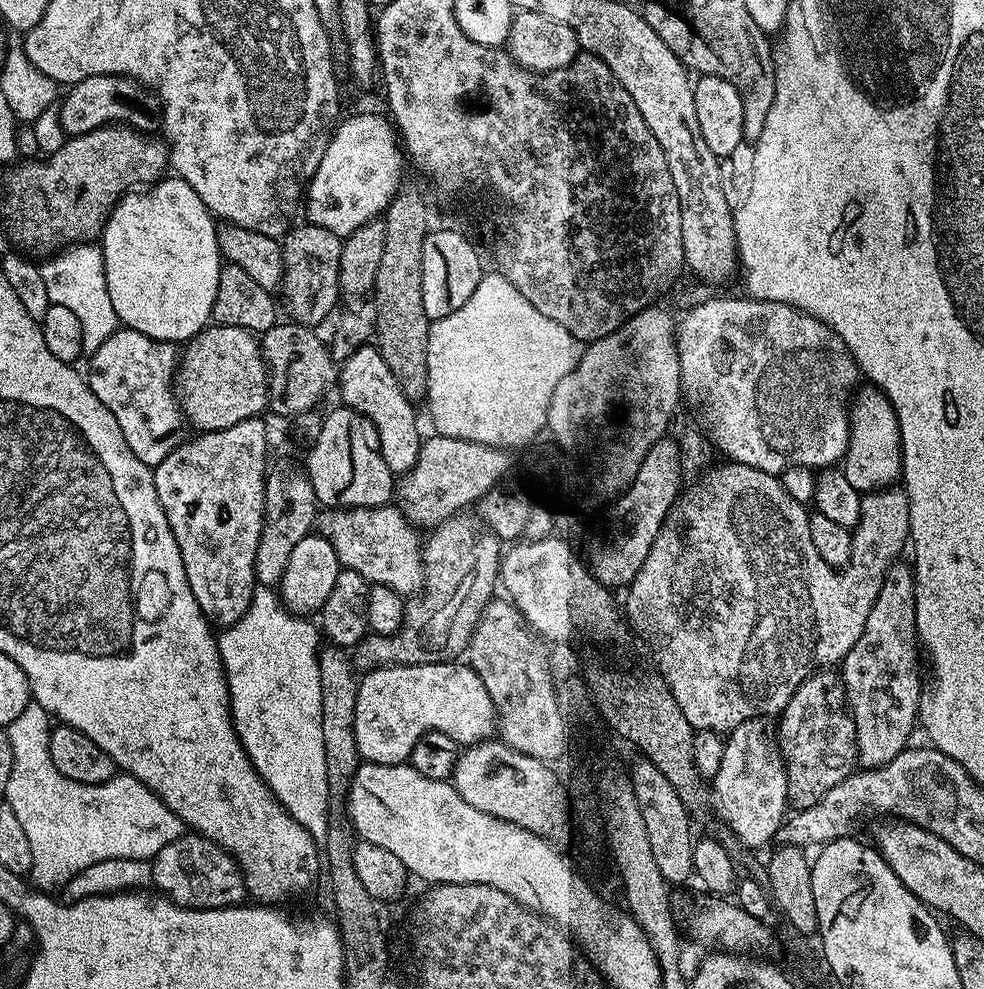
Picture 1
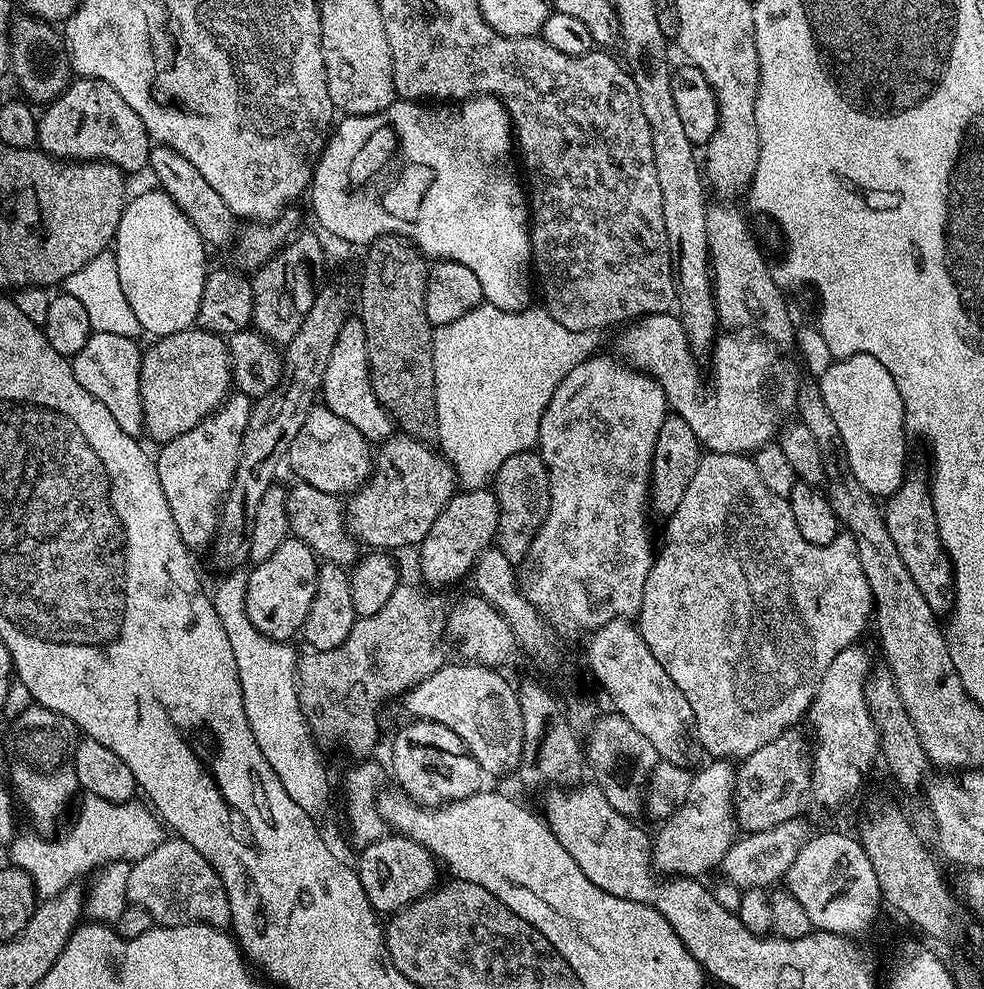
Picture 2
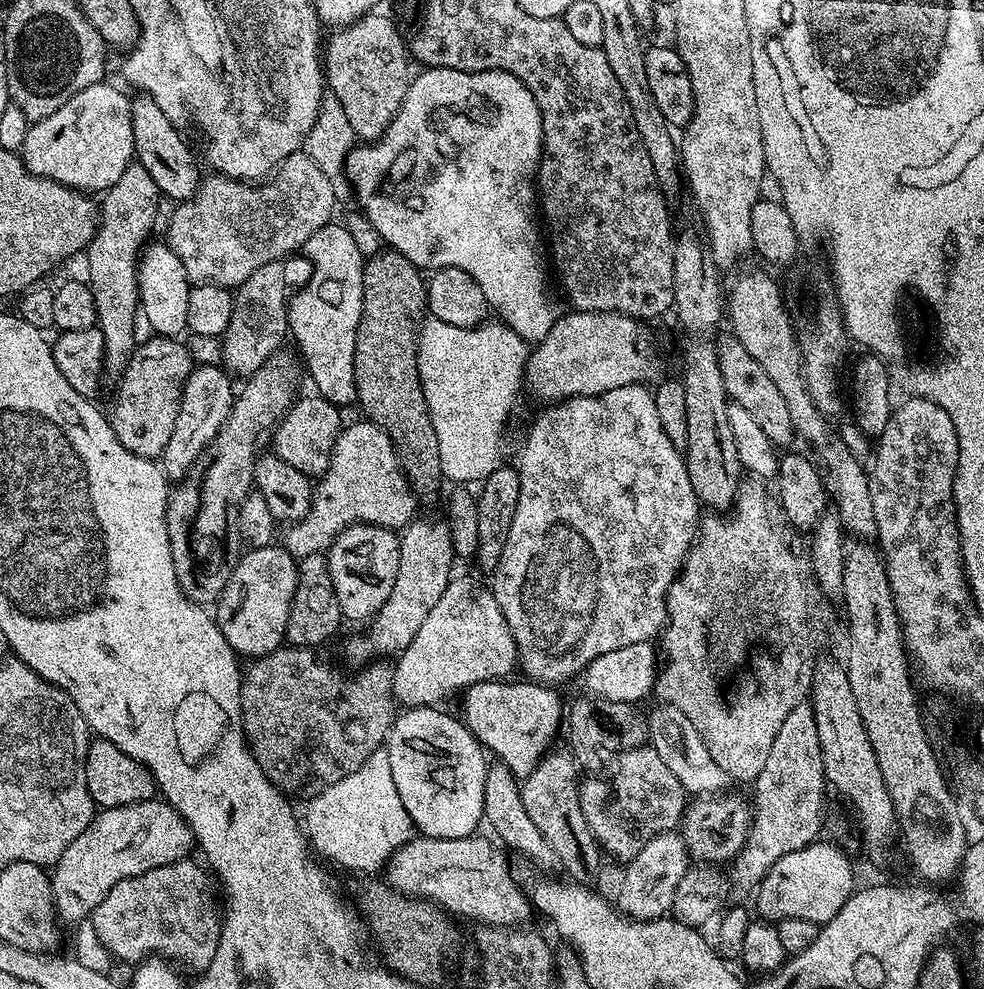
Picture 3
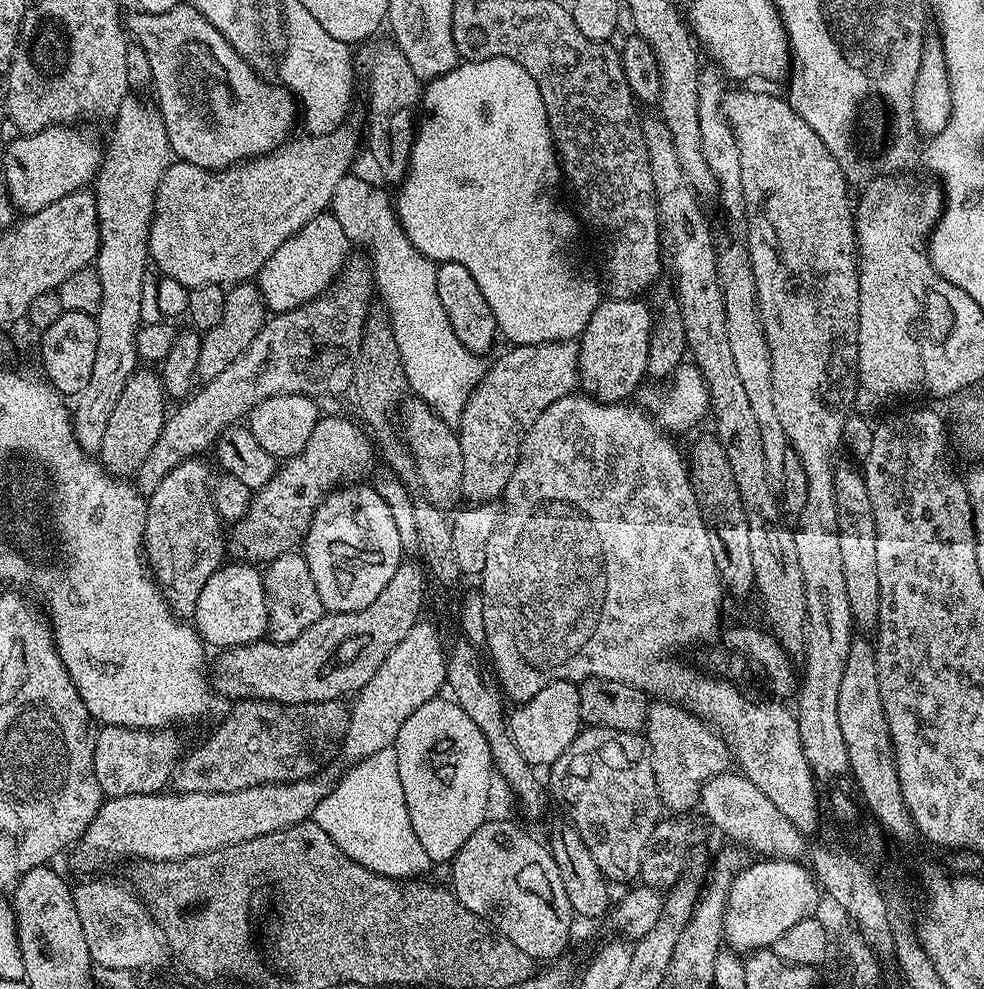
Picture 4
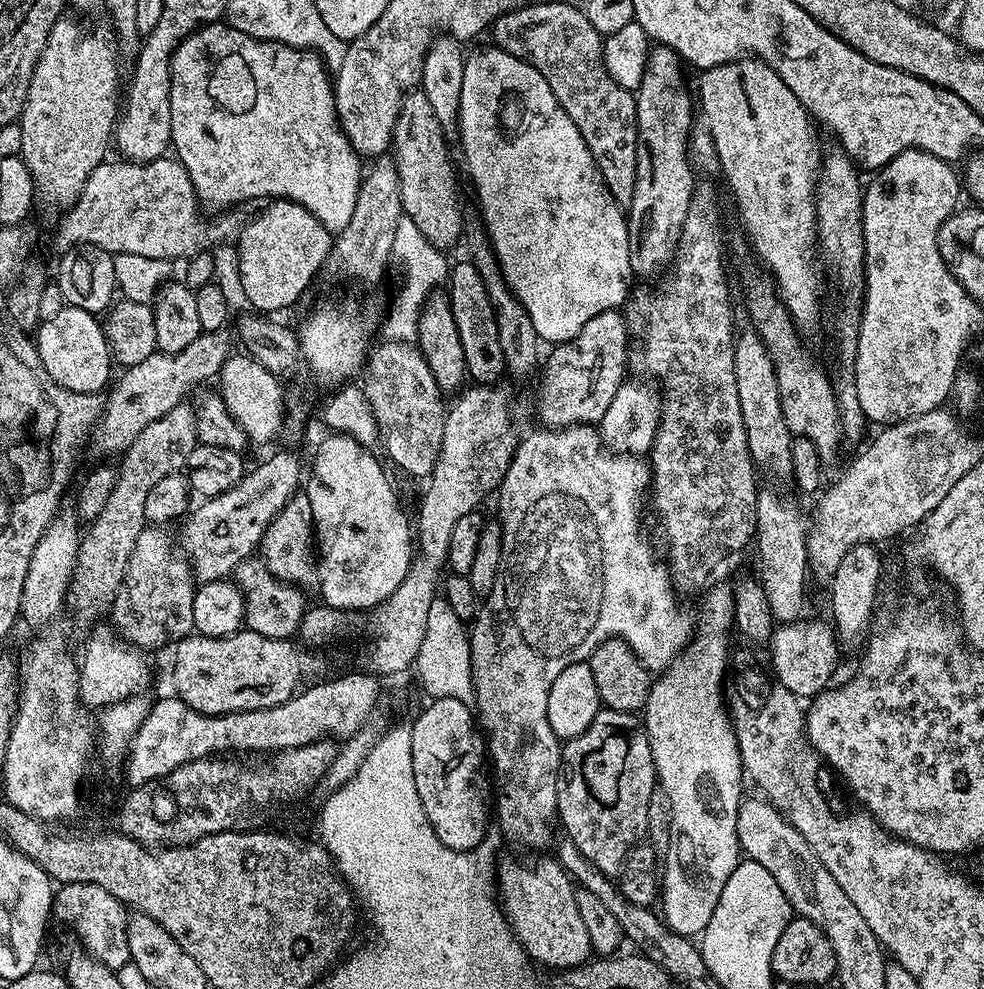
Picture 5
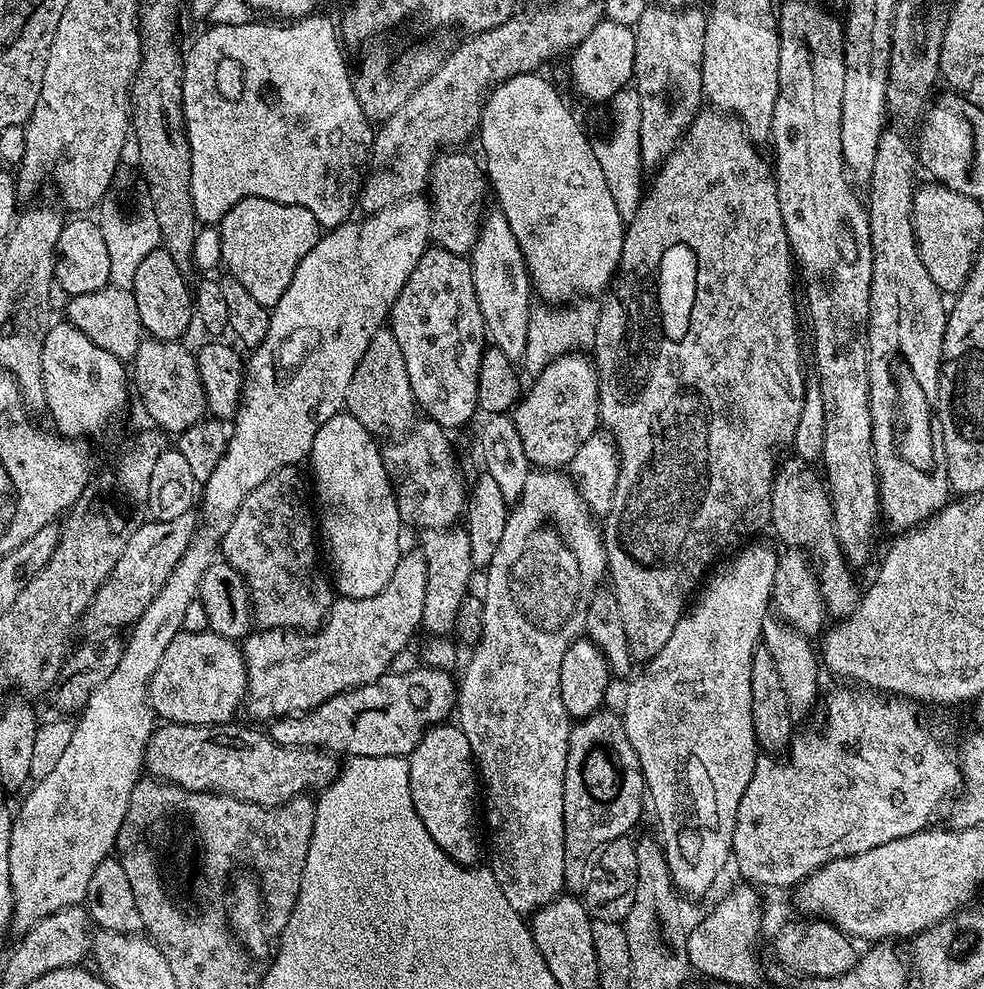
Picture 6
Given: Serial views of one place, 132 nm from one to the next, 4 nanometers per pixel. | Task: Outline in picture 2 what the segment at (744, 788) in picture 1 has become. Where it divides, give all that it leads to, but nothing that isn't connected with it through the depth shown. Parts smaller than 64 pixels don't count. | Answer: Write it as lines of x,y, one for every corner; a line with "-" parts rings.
716,758
699,773
693,775
690,782
690,791
686,794
686,802
676,808
675,814
668,817
659,825
660,833
655,833
652,845
652,863
657,873
665,877
691,876
704,878
704,875
721,865
723,856
738,839
738,825
734,811
734,785
736,783
737,769
728,765
727,759

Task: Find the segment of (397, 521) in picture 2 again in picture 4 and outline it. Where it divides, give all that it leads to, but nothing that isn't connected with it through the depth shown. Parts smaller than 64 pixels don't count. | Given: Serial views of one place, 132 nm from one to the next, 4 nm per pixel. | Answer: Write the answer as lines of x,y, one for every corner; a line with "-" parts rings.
321,415
320,420
314,426
314,434
310,434
310,442
306,442
306,446
300,453
291,456
277,467
270,482
266,482
266,486
259,488
253,495
244,515
231,525
231,528
233,527
232,534
230,530
226,548
231,555
232,552
236,555
233,557
237,561
247,562
253,566
264,566
269,560
293,551
303,541
304,535
308,533
308,527
314,518
314,510
318,510
324,497
341,486
351,485
369,475
370,469
373,467
374,444
369,433
359,423
356,424
344,416

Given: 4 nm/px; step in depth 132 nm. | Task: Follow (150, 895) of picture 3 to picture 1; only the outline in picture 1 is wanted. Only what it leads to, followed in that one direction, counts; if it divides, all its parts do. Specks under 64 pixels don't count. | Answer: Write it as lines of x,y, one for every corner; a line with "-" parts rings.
185,834
170,842
170,846
162,846
162,850
152,857
150,863
155,891
166,894
167,899
178,905
190,908
235,908
243,905
248,896
244,875
240,873
235,858
225,848
199,834

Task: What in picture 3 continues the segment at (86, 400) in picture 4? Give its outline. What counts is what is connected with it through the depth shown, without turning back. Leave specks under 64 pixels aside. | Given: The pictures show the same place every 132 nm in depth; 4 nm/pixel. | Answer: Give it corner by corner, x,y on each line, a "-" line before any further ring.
133,162
126,174
122,174
122,178
103,193
98,204
98,227
86,249
86,283
94,294
96,323
104,339
104,376
108,378
119,378
123,374
137,346
134,324
140,308
138,265
149,243
148,235
156,224
160,203
162,197
154,178
143,165

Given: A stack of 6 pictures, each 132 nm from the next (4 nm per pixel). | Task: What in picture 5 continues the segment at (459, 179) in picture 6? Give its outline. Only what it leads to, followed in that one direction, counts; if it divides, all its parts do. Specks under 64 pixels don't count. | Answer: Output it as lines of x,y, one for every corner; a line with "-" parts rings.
413,90
400,103
400,117
396,119
392,143
403,215
408,216
422,234
426,234
426,242
438,249
449,250
459,240
461,243
466,225
460,218
460,200
452,186
452,166
448,148
444,145
446,137
424,91

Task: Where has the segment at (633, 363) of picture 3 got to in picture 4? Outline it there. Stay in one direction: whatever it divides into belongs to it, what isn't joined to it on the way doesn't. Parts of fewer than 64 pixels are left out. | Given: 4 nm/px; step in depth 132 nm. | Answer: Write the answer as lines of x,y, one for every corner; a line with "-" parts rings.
571,340
542,342
541,344
517,344
507,349
505,356
485,371
484,379
472,391
466,406
460,415
458,435
462,446
462,482
460,490
463,499
472,504
482,504
503,497
504,487
514,474
514,466
520,457
520,447
538,414
546,410
558,398
573,395
577,391
580,379
580,350

